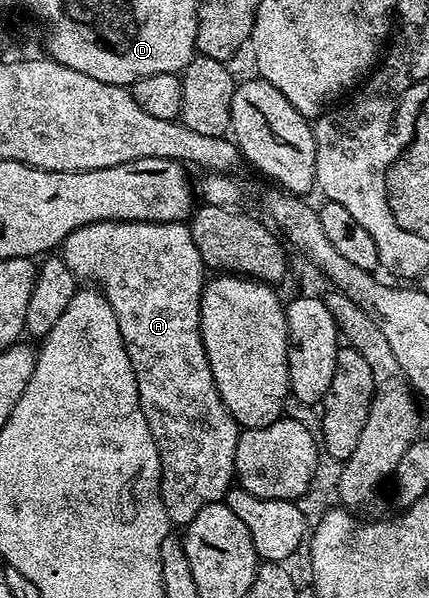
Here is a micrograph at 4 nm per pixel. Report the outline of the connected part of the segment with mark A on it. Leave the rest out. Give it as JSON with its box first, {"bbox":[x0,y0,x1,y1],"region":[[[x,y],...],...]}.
{"bbox":[59,221,239,526],"region":[[[96,221],[71,231],[60,243],[59,256],[82,282],[96,283],[107,303],[111,303],[111,311],[115,311],[119,335],[123,335],[123,347],[135,371],[139,403],[161,456],[163,507],[167,507],[174,526],[187,526],[203,507],[224,502],[225,494],[234,484],[232,461],[239,432],[237,420],[215,387],[203,351],[201,296],[207,268],[189,226],[180,221]]]}

